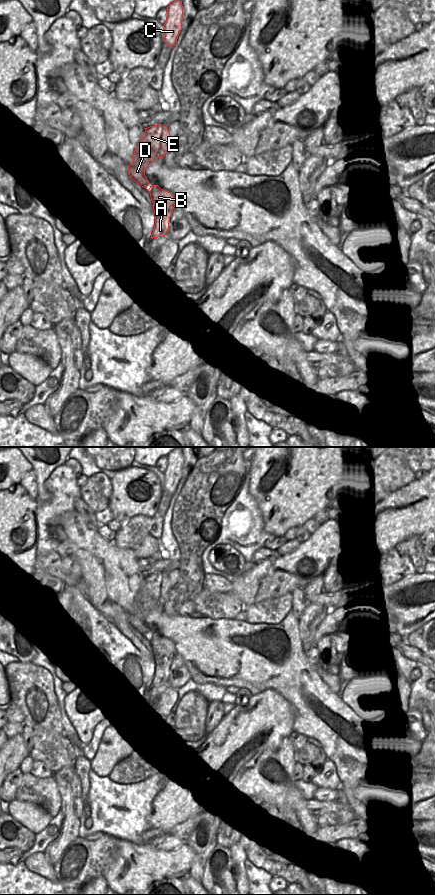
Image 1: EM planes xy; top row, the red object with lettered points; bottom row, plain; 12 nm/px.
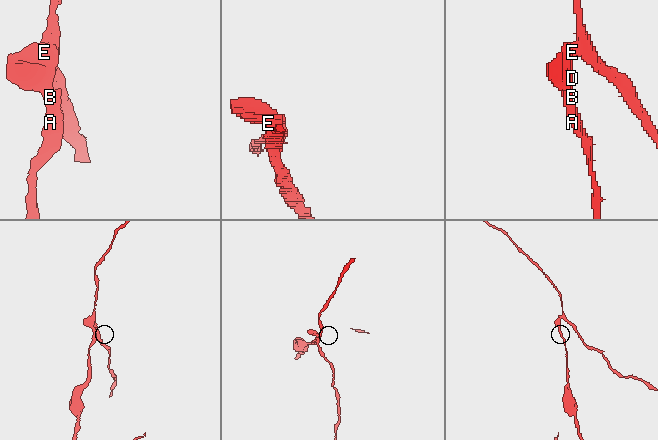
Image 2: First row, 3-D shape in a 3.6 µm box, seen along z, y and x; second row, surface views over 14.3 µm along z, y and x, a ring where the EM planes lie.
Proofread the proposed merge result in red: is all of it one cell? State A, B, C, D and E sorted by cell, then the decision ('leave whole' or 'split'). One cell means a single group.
A B D E / C; split

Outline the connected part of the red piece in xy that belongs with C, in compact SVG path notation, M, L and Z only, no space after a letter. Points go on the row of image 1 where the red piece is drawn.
M175 0L167 7L167 20L164 27L165 42L171 48L177 43L178 36L182 30L183 6L182 1Z

